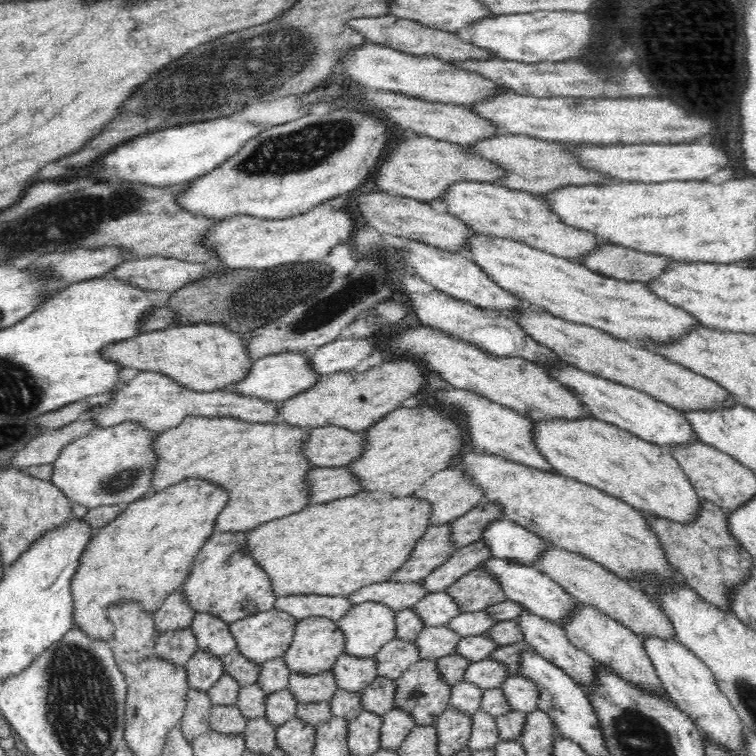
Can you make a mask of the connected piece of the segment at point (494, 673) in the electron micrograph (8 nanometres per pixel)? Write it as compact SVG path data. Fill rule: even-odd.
M490 657L478 662L471 661L464 674L464 681L480 686L484 690L500 688L508 678L508 669L502 662Z

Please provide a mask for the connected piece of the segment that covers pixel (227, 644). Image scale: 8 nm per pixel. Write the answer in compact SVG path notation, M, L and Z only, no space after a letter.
M197 612L189 627L196 637L198 650L222 657L236 649L236 639L230 633L230 623L226 623L218 615Z

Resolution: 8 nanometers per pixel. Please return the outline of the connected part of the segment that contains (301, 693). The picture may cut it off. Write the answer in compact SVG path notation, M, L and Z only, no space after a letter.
M331 669L318 674L292 673L286 688L299 703L329 701L338 689Z

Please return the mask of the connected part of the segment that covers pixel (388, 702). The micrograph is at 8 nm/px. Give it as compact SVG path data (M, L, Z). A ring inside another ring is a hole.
M384 676L376 677L360 696L362 710L383 715L393 709L394 696L396 696L395 679Z

